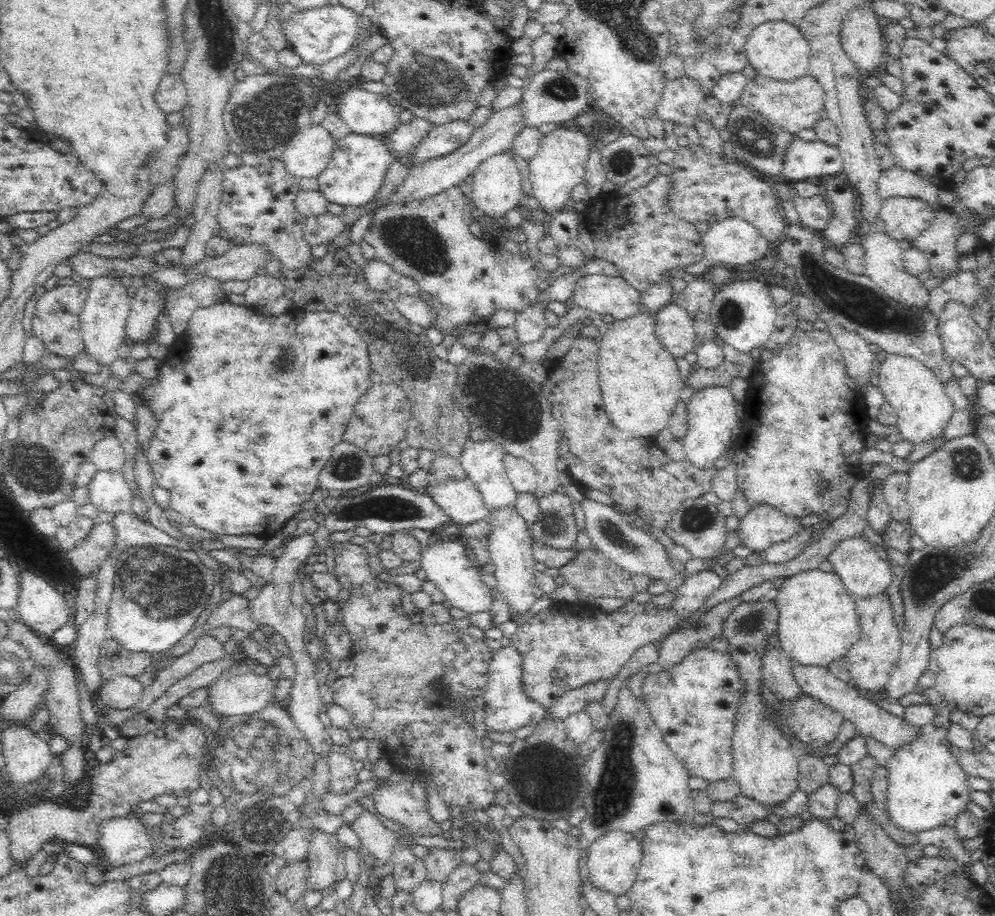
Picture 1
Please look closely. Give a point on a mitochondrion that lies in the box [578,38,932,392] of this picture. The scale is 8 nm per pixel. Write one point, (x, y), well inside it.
(859, 304)

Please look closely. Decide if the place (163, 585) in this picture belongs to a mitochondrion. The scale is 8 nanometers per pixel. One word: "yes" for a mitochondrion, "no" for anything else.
yes

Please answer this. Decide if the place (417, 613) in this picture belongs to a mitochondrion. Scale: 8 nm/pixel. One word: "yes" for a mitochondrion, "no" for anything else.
no

